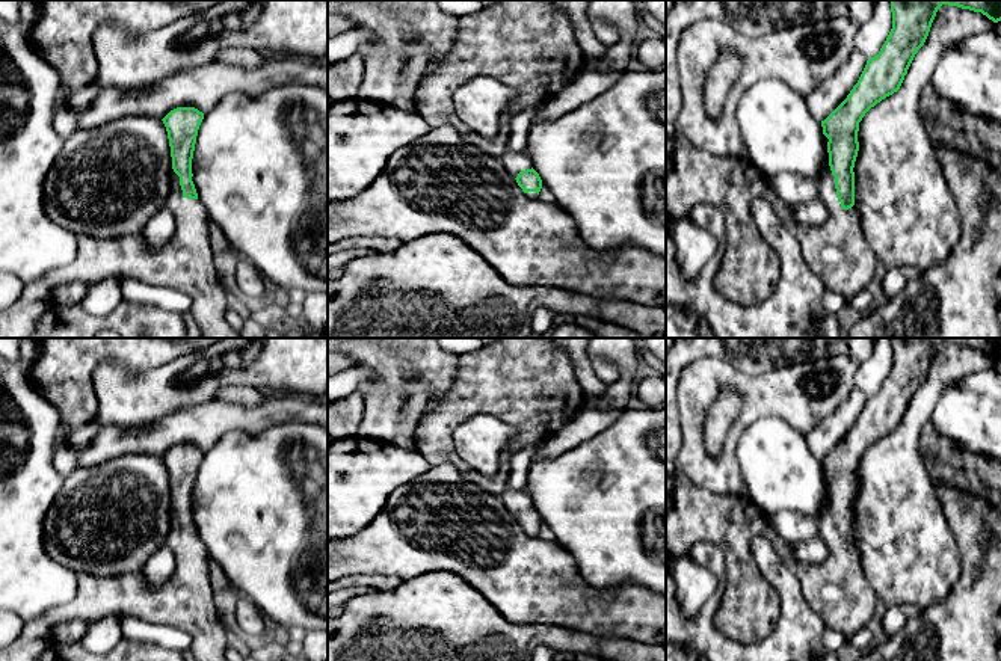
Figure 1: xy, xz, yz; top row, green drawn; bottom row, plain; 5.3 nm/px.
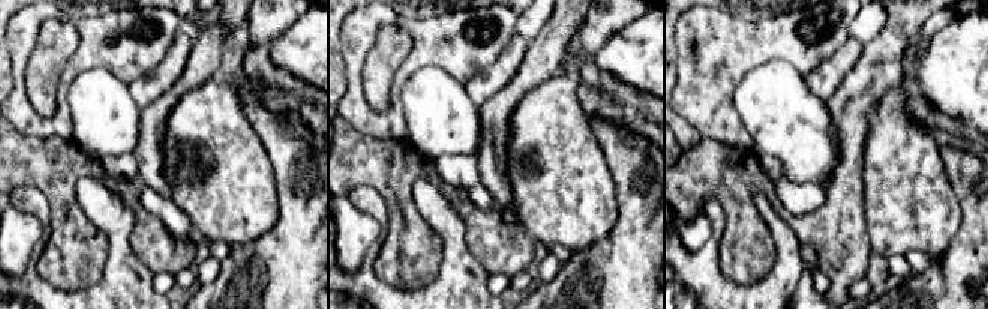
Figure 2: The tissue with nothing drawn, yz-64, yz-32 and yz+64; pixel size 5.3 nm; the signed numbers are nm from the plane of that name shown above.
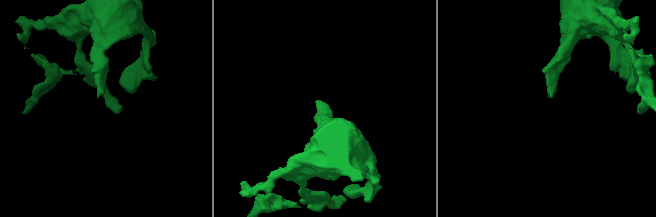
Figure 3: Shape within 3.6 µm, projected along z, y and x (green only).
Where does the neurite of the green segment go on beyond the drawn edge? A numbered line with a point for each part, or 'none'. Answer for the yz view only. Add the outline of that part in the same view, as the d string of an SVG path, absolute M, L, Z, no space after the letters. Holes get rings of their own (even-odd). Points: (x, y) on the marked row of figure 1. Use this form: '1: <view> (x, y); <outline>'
1: yz (837, 252); M681 136L672 140L673 164L666 177L666 216L670 219L691 219L698 202L714 205L722 211L726 226L726 251L714 282L716 290L722 296L738 305L750 306L768 300L779 281L779 257L761 235L752 217L752 202L758 198L765 199L781 222L796 235L805 263L826 290L841 294L850 303L859 291L867 288L876 272L877 258L862 234L856 201L849 210L841 207L836 198L835 177L829 164L824 166L817 180L818 198L829 211L827 222L824 225L803 225L793 219L791 204L782 201L775 193L767 177L749 158L720 157L704 152L693 148Z

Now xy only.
1: xy (186, 263); M174 171L166 207L175 217L177 231L162 247L151 246L143 232L77 237L77 257L69 266L27 284L18 302L0 312L0 338L29 338L59 285L74 281L94 284L122 275L187 294L192 300L189 312L202 338L240 338L225 317L233 299L217 279L208 214L199 199L183 196Z

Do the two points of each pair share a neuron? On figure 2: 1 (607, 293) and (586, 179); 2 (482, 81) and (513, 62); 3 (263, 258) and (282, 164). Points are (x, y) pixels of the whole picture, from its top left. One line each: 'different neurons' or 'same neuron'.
1: different neurons
2: same neuron
3: same neuron

